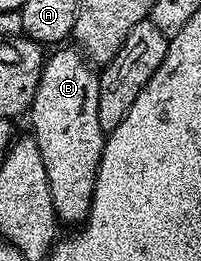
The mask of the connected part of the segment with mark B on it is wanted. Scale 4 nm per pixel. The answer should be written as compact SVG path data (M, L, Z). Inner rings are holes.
M60 46L46 56L41 81L29 108L30 134L41 149L53 209L60 220L82 224L91 209L91 198L99 162L103 156L105 133L97 121L99 76L96 68L74 46Z

